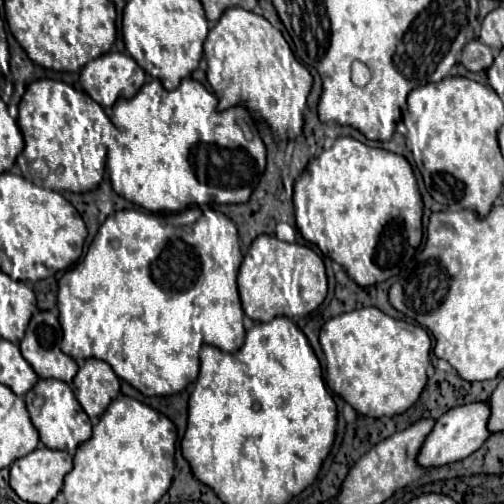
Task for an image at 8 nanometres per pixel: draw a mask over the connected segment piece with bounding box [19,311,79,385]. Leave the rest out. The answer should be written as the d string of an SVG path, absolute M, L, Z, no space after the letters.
M39 311L31 317L19 347L25 361L41 379L59 379L71 385L71 379L77 375L79 367L61 351L59 343L61 327L57 321L57 311Z

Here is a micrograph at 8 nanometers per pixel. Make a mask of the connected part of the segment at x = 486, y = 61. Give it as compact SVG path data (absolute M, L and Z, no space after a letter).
M469 41L463 47L463 57L461 57L461 65L469 71L485 71L489 69L493 63L493 49L483 45L481 41Z

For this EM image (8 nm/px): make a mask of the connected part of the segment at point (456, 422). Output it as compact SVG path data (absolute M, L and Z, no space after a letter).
M469 403L463 407L449 409L445 415L441 415L435 421L431 433L425 437L425 441L417 453L417 465L423 469L433 469L433 467L443 467L443 465L469 457L489 437L487 417L489 417L487 403Z

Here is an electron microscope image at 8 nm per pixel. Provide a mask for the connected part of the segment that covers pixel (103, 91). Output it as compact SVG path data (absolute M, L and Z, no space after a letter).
M123 53L101 55L99 59L87 63L87 67L81 69L83 91L105 109L113 107L117 99L131 99L139 91L139 87L143 87L143 83L145 83L145 71L129 55L123 55Z

